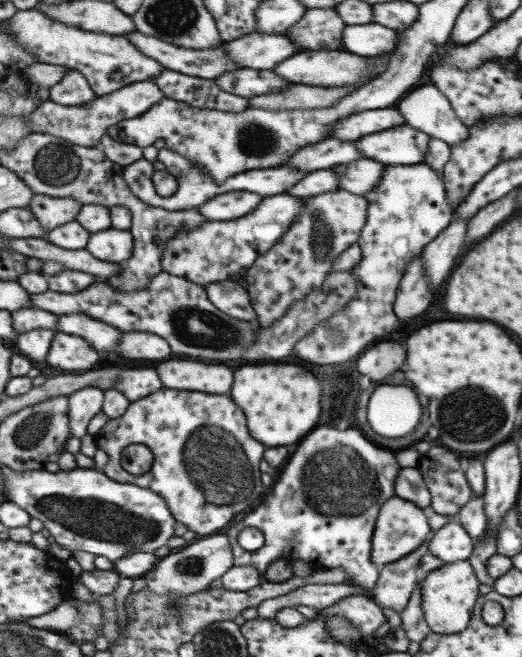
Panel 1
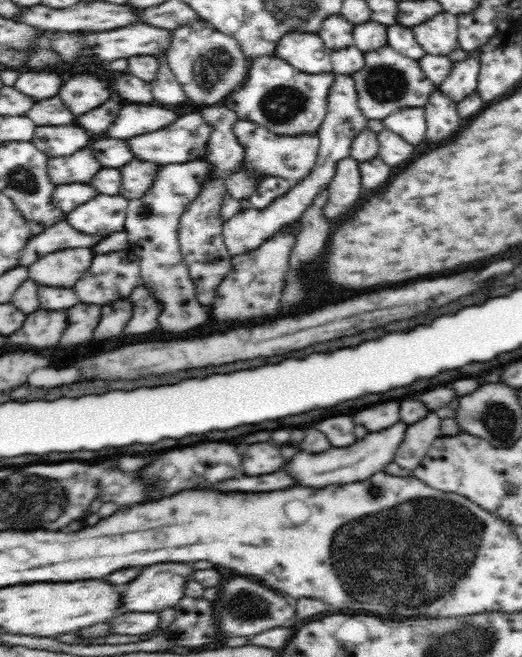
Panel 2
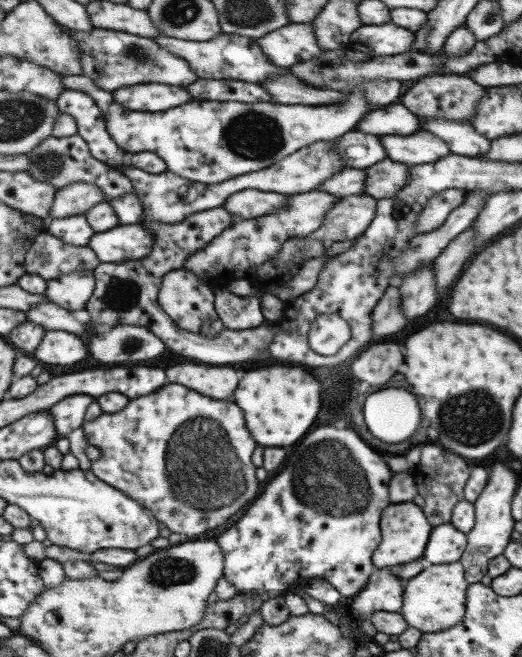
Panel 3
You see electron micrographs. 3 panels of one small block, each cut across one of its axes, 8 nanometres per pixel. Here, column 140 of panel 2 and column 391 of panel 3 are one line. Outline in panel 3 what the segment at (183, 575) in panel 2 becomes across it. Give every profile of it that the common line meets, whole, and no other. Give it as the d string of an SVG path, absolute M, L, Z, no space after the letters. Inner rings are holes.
M388 568L375 569L365 586L352 597L349 608L355 617L367 621L372 612L399 612L402 594L400 578Z

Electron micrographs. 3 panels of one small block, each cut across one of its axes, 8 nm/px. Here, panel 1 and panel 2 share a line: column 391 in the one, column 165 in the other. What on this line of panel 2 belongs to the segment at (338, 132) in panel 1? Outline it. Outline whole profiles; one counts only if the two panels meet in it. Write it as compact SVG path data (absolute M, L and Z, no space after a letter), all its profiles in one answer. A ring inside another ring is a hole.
M128 104L128 106L122 106L122 110L116 116L116 122L112 122L112 126L102 136L126 140L132 136L148 134L164 126L170 126L180 114L182 109Z

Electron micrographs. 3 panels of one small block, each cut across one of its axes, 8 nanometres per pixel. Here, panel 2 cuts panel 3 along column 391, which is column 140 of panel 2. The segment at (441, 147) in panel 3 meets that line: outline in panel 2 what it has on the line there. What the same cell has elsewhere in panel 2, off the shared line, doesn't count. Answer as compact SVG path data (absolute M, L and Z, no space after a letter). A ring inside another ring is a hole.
M199 113L180 114L176 122L166 126L164 130L156 130L152 134L142 134L138 138L128 140L128 148L134 158L154 162L154 164L174 165L200 160L208 142L210 127L202 120Z

